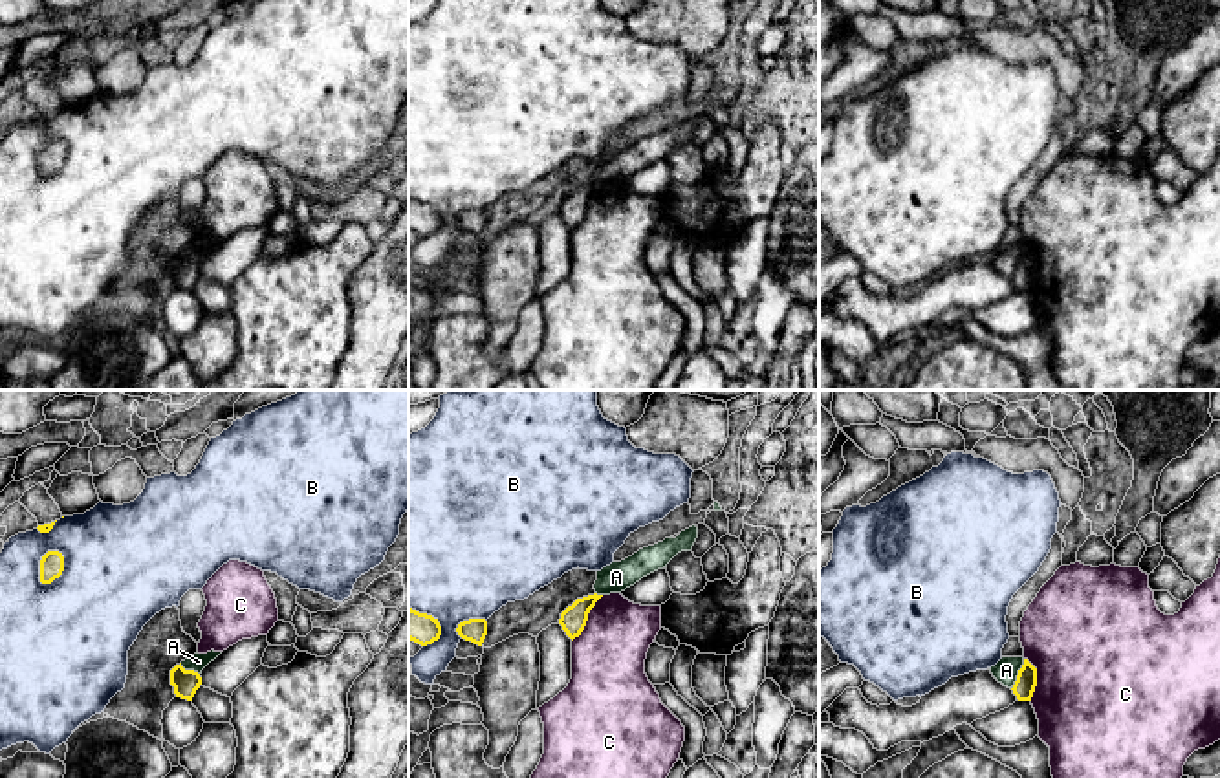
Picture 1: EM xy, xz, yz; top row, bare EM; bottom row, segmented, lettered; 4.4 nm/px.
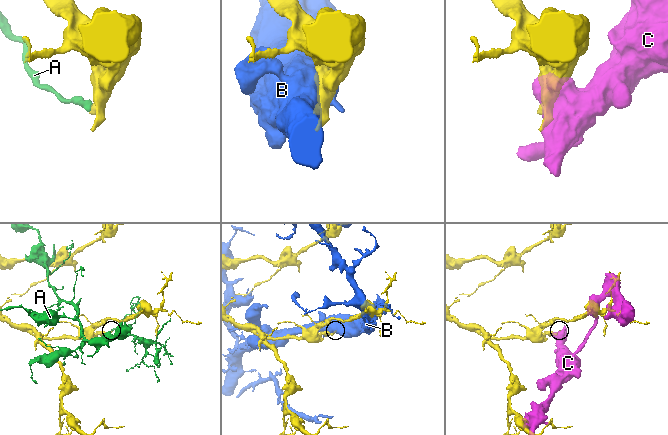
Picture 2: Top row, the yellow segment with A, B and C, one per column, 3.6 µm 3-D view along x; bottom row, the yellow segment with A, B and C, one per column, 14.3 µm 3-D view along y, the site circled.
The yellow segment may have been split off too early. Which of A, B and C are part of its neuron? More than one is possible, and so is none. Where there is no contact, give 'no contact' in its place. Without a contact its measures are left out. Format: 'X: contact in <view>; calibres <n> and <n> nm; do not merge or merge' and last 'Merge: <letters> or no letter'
A: contact in yz; calibres 90 and 110 nm; do not merge
B: contact in xy; calibres 110 and 340 nm; do not merge
C: contact in xz; calibres 110 and 320 nm; do not merge
Merge: no letter

